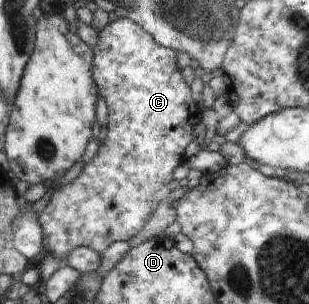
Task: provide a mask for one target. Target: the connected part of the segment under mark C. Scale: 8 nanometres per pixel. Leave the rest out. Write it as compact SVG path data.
M119 18L116 21L109 22L97 33L99 39L94 52L94 78L95 83L99 86L99 95L105 99L109 111L109 124L107 126L108 136L105 139L105 144L100 147L93 161L84 165L84 169L81 171L79 177L70 185L63 187L63 189L57 187L57 189L53 191L53 197L38 216L38 222L42 227L44 235L44 251L46 254L53 254L63 262L69 257L71 251L74 251L79 246L88 247L98 254L102 254L107 247L115 243L115 241L129 240L139 233L139 229L141 229L141 227L147 223L147 219L151 217L153 209L156 209L155 205L153 205L153 195L155 195L167 181L172 180L171 173L173 173L173 169L175 169L177 165L181 164L183 153L185 153L185 147L187 147L187 143L191 143L191 139L193 139L193 127L195 127L195 124L201 122L201 114L203 112L201 109L202 107L191 97L191 89L187 87L185 79L181 79L181 71L179 71L177 61L175 61L177 55L175 55L173 49L160 44L150 32L146 32L138 23L135 23L134 20L128 20L127 18Z

